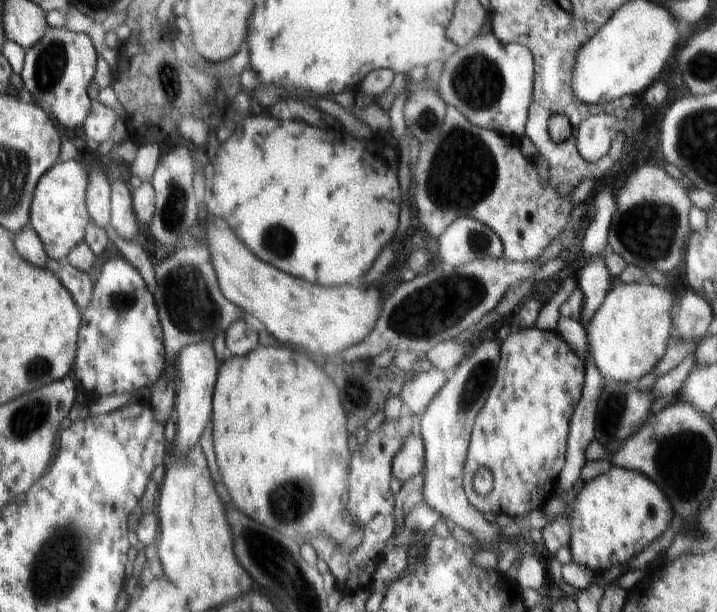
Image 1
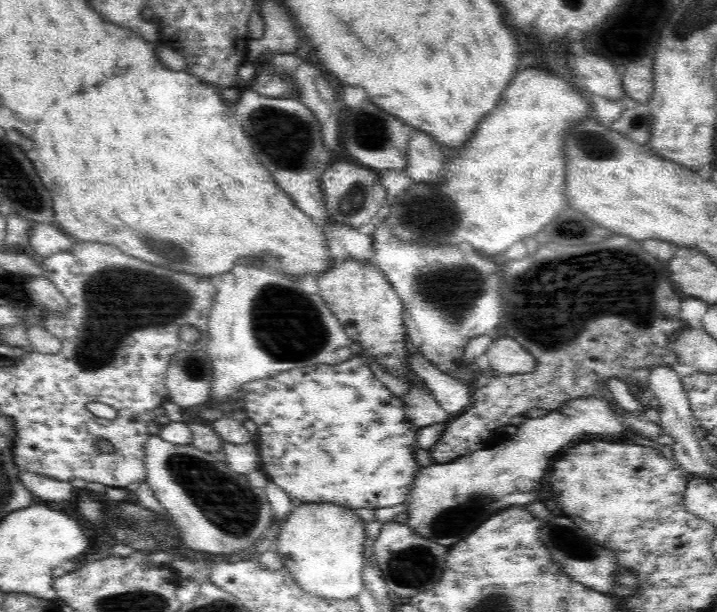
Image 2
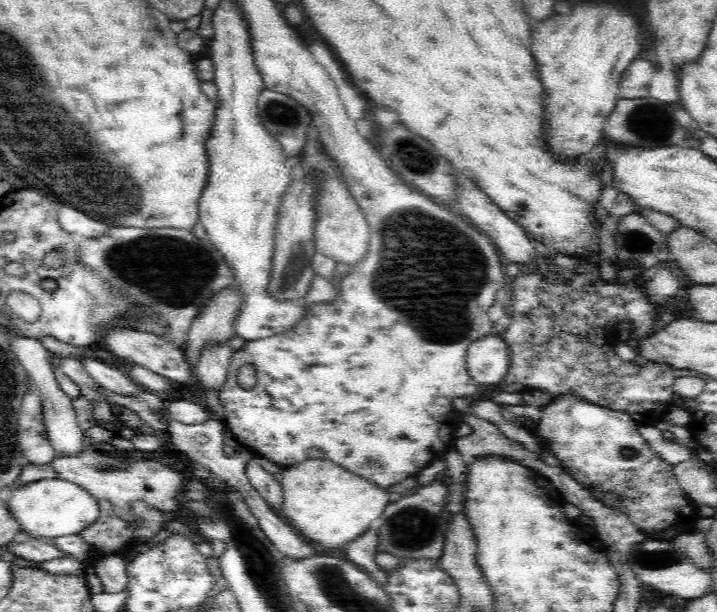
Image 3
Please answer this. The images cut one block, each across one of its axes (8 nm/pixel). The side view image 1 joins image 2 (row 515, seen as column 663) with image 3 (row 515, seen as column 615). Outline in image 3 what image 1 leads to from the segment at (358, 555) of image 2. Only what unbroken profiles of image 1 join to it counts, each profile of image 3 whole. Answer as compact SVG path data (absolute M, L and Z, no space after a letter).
M303 460L294 466L283 468L281 473L283 474L281 485L284 489L284 496L280 515L291 526L296 527L304 539L316 542L330 550L342 549L342 546L370 530L373 520L376 520L390 503L387 487L379 487L370 479L354 475L332 460Z

